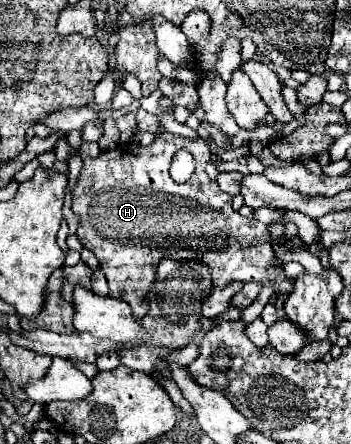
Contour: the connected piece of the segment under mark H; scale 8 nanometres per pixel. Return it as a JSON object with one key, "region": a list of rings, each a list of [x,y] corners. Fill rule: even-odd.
{"region":[[[168,132],[158,134],[152,146],[128,142],[114,150],[100,152],[98,158],[84,158],[84,166],[72,190],[72,212],[80,218],[76,236],[82,242],[82,246],[92,250],[100,260],[100,268],[110,286],[110,296],[128,302],[134,312],[134,318],[138,320],[142,320],[148,312],[148,294],[152,290],[152,284],[156,282],[156,268],[162,258],[190,260],[208,266],[210,280],[216,288],[224,288],[230,282],[272,282],[274,296],[288,296],[294,290],[292,278],[286,276],[282,262],[278,262],[276,258],[268,226],[258,222],[254,216],[240,216],[232,208],[232,196],[222,192],[218,184],[208,178],[204,170],[208,162],[210,148],[202,138],[188,140]],[[180,148],[186,148],[196,160],[196,172],[186,184],[176,184],[168,174],[170,162]],[[270,266],[276,266],[278,272],[270,274]]]}

